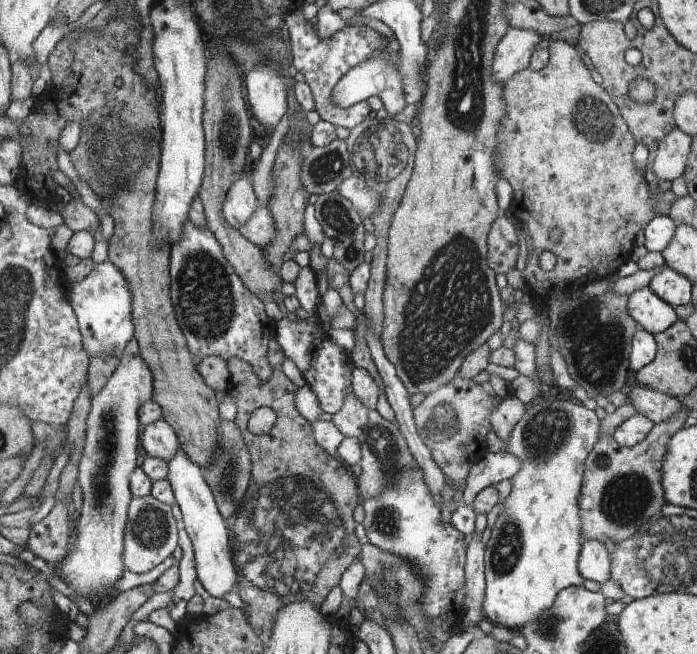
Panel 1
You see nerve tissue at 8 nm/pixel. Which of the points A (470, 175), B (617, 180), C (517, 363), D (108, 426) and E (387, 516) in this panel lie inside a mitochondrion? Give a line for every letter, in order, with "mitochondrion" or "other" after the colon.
A: other
B: other
C: other
D: mitochondrion
E: mitochondrion

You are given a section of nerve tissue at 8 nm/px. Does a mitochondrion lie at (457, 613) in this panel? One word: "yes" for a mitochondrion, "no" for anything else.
no

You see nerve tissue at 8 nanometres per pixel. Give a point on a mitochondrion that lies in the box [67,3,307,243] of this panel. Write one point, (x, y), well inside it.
(117, 177)

